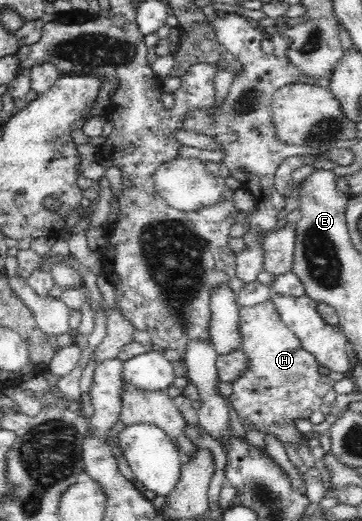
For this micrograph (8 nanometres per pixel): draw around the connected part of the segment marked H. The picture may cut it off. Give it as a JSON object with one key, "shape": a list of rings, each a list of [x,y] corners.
{"shape":[[[271,298],[259,305],[239,308],[241,353],[247,356],[243,374],[235,377],[230,405],[241,421],[255,423],[257,431],[271,433],[281,443],[297,445],[295,420],[309,418],[314,411],[324,409],[324,397],[335,380],[318,371],[316,359],[302,348],[300,339],[285,325]]]}

